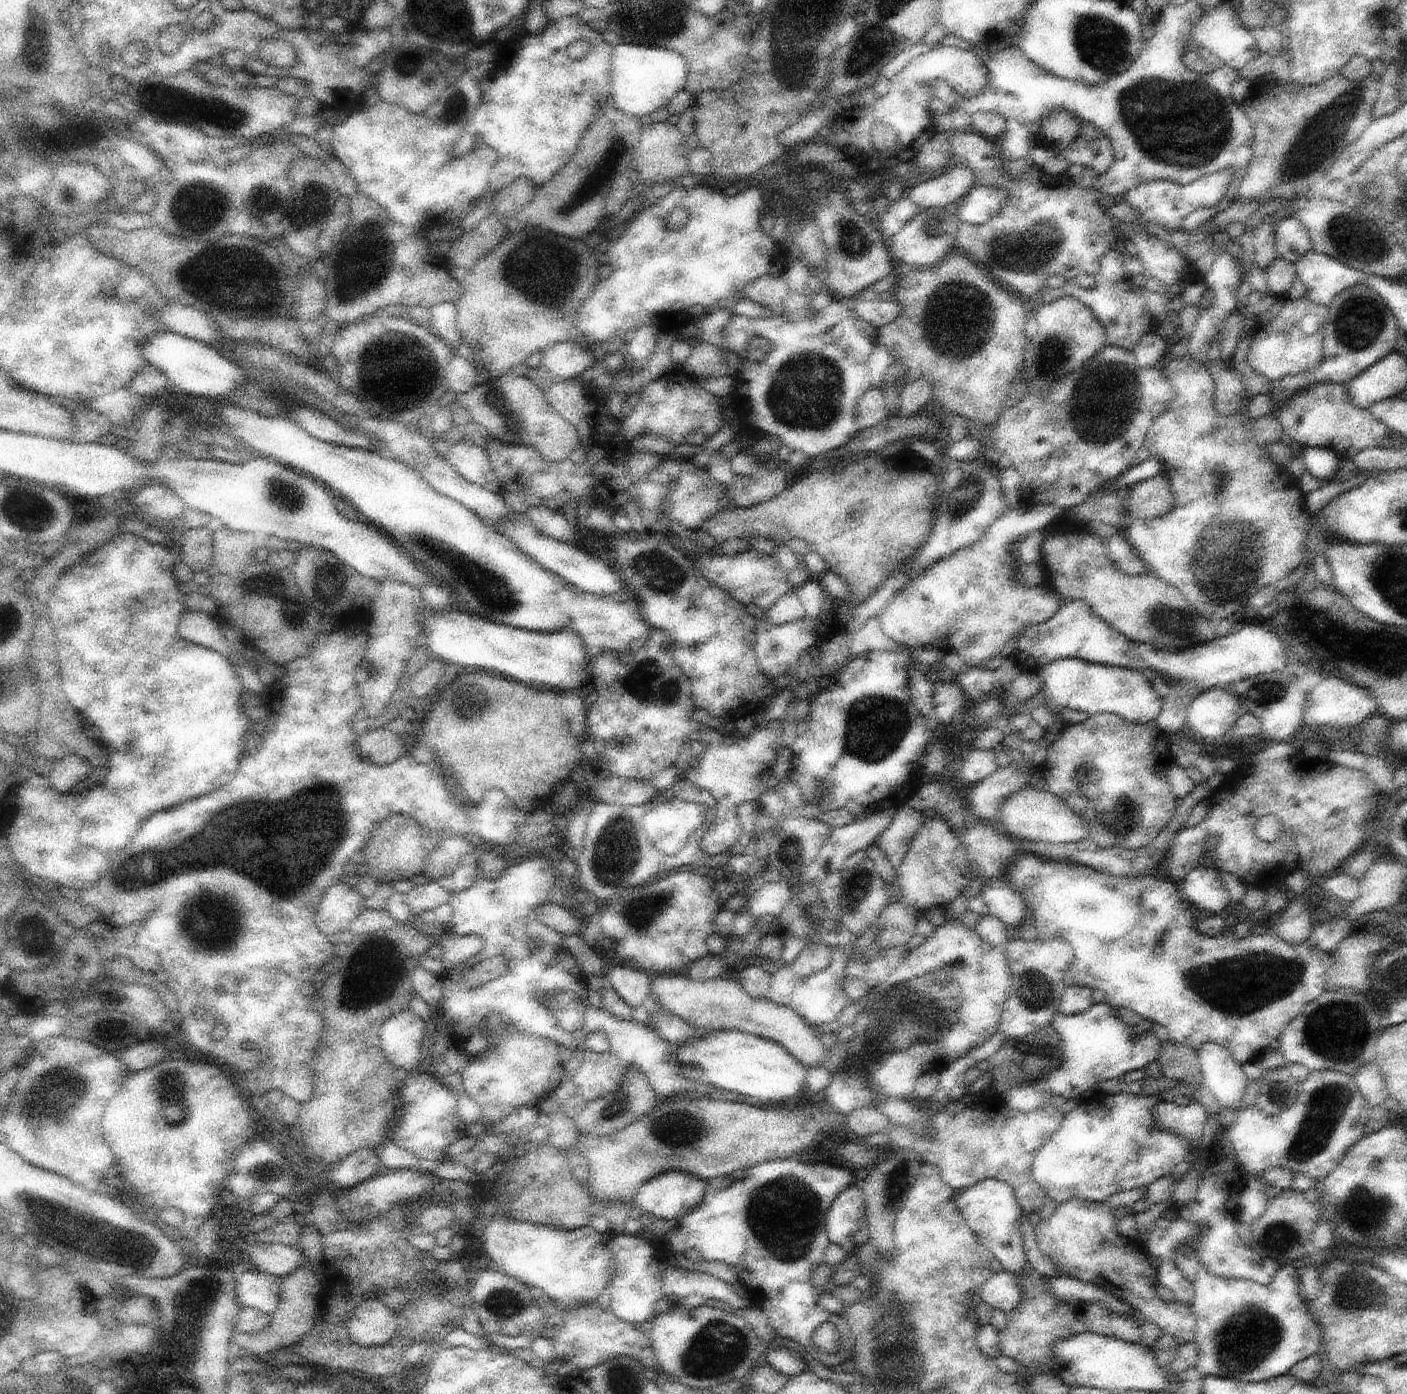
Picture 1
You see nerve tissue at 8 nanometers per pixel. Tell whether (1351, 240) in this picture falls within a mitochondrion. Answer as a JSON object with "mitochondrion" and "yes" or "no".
{"mitochondrion":"yes"}

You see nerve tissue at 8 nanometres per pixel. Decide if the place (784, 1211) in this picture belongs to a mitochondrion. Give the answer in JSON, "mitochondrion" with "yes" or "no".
{"mitochondrion":"yes"}

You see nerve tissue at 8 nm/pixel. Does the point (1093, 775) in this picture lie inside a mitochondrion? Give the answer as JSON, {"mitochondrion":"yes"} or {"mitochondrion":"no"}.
{"mitochondrion":"yes"}

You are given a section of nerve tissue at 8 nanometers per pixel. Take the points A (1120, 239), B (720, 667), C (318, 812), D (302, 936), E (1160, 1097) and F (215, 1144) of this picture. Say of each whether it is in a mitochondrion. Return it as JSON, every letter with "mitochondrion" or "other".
{"A":"other","B":"other","C":"mitochondrion","D":"other","E":"other","F":"other"}

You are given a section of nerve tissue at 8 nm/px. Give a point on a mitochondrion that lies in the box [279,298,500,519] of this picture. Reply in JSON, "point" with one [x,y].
{"point":[399,368]}

